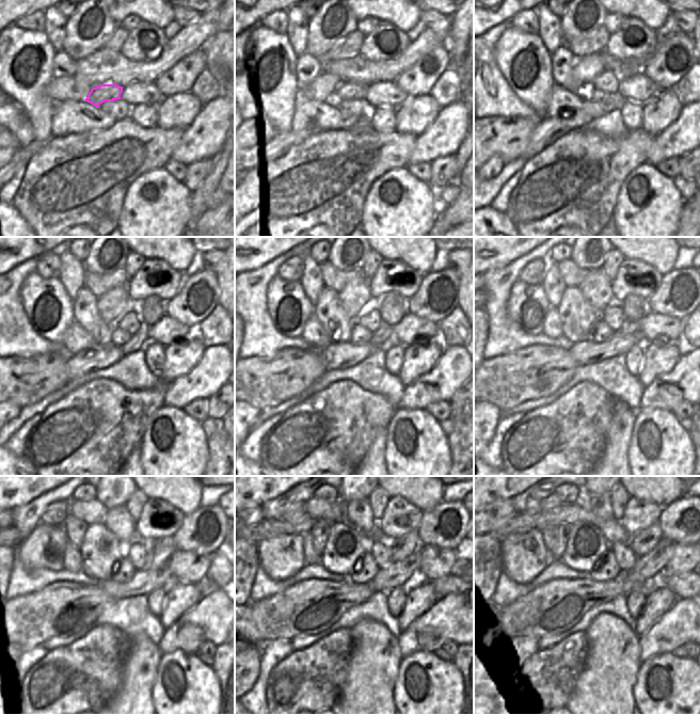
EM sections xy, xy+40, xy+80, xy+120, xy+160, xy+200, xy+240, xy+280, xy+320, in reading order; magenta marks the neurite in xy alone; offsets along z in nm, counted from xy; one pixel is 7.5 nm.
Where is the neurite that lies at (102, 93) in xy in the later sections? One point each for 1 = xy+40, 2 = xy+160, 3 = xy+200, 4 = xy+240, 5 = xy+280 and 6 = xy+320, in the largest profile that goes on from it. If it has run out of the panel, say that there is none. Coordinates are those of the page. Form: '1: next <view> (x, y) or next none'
1: next xy+40 (346, 90)
2: next xy+160 (371, 320)
3: next xy+200 (611, 315)
4: next xy+240 (137, 551)
5: next xy+280 (380, 549)
6: next xy+320 (625, 557)

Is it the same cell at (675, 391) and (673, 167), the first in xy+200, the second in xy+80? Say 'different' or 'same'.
different

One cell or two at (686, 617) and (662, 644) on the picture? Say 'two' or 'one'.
one

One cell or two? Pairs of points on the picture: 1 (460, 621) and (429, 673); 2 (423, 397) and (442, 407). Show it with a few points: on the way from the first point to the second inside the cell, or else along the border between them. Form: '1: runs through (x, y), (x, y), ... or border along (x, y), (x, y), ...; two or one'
1: border along (433, 651), (416, 651), (409, 656); two
2: border along (448, 401), (433, 401), (425, 408); two

